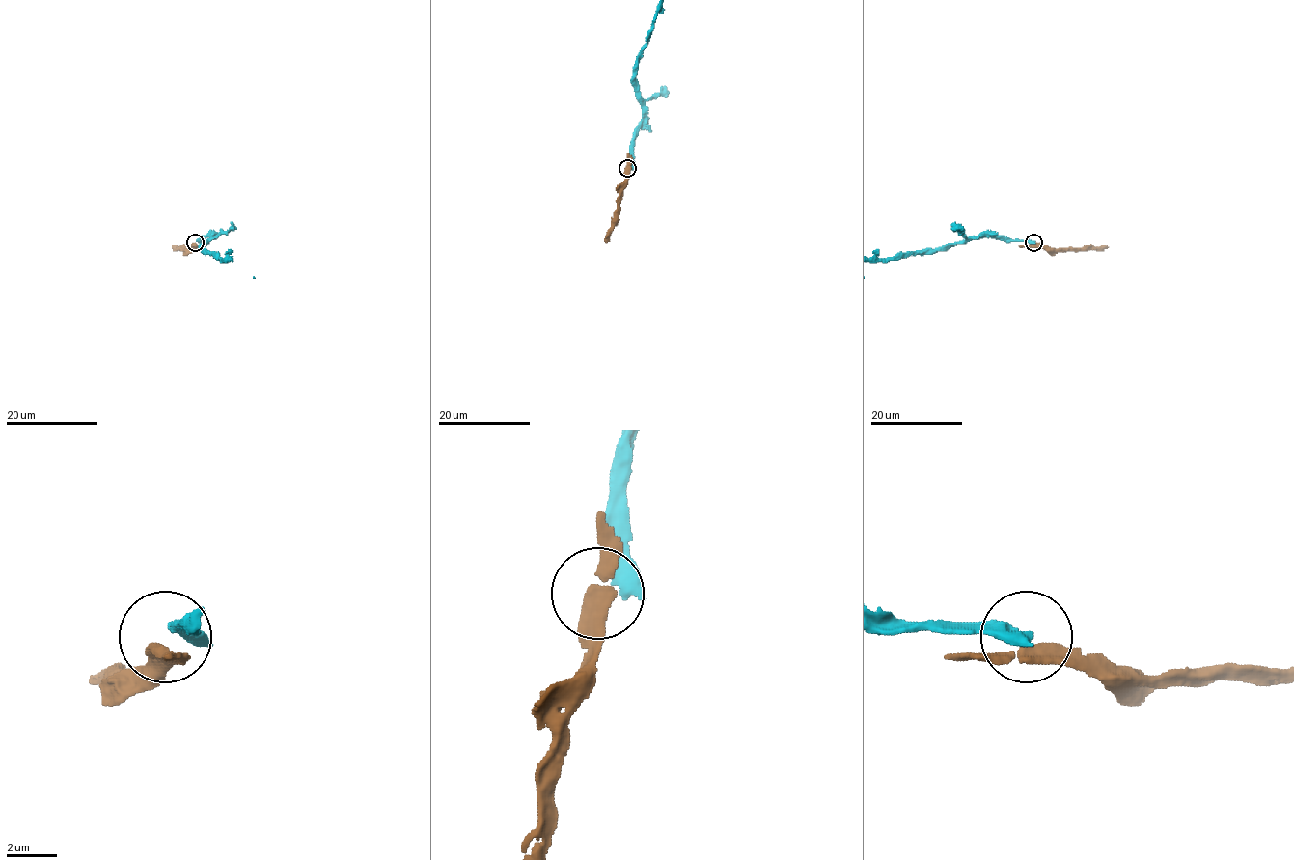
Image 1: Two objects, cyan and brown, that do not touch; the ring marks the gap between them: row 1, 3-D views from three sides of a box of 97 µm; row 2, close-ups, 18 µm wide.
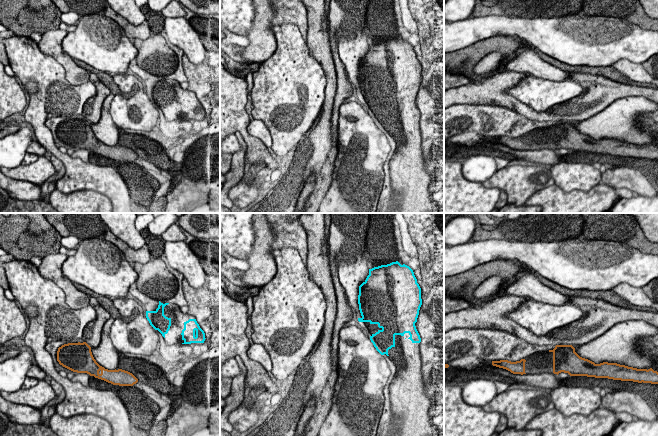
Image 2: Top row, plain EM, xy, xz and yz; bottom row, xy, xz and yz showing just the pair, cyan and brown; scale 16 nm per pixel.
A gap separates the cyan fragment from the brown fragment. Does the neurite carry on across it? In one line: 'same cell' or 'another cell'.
another cell

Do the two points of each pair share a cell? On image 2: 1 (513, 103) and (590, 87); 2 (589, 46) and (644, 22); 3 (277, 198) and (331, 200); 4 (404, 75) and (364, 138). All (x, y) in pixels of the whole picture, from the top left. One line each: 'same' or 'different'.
1: same
2: different
3: different
4: different

